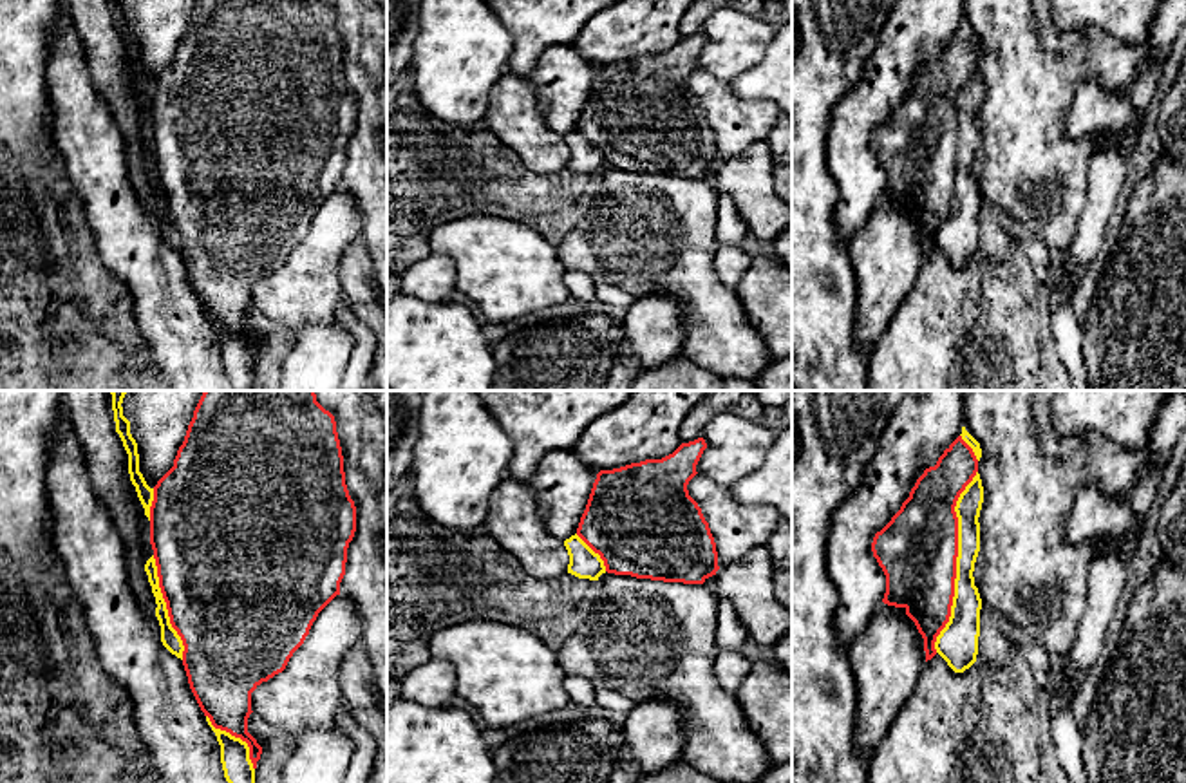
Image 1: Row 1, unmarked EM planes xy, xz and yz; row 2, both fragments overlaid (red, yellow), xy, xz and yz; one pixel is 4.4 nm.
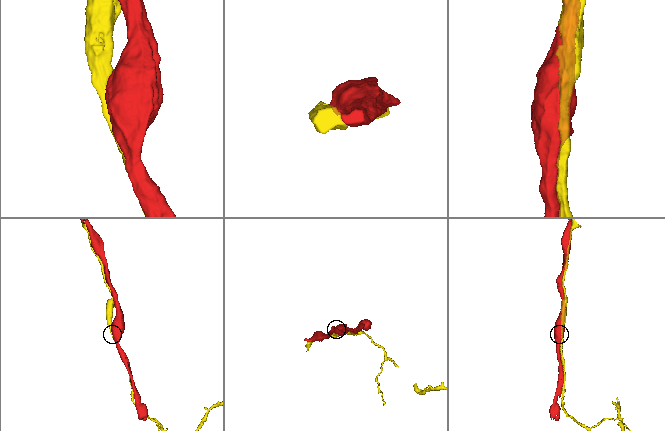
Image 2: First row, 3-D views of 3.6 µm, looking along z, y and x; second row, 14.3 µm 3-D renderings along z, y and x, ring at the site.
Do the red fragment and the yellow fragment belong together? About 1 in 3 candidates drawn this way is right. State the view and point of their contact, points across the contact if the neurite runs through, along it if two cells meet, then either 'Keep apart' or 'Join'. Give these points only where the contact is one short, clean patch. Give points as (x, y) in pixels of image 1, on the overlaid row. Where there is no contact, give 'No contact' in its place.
Touches red at yz (955, 561). Keep apart

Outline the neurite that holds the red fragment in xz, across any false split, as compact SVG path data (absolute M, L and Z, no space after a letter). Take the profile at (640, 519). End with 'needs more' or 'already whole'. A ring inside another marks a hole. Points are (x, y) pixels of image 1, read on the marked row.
M712 391L683 420L682 445L673 454L597 474L577 535L600 555L607 573L683 584L703 584L716 575L716 542L687 485L707 448L703 429L723 412L765 421L765 407L750 391Z; needs more

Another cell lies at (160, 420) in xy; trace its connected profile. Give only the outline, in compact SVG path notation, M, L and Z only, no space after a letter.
M127 391L123 416L137 443L139 472L154 488L174 467L204 391Z

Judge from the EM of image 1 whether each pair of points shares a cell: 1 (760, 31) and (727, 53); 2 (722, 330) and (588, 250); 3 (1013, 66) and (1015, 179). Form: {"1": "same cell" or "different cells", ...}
{"1": "same cell", "2": "same cell", "3": "same cell"}

